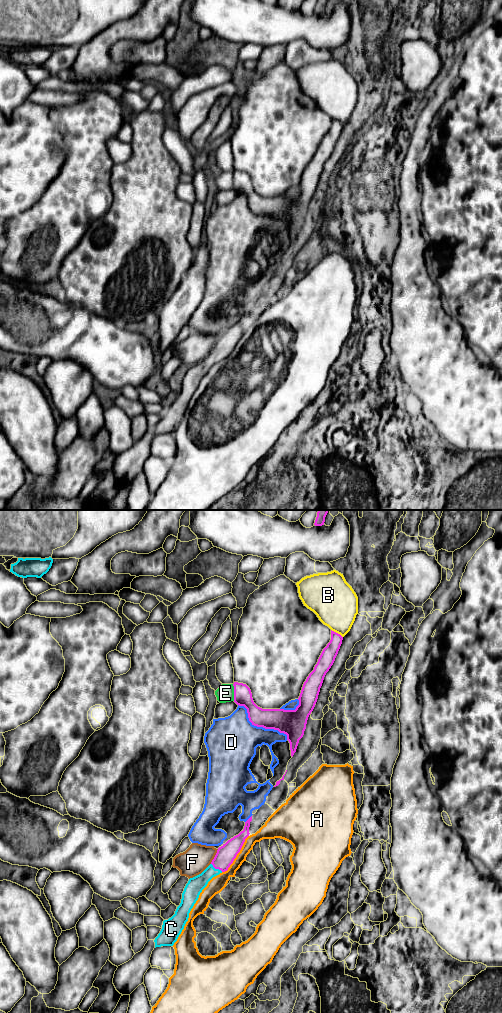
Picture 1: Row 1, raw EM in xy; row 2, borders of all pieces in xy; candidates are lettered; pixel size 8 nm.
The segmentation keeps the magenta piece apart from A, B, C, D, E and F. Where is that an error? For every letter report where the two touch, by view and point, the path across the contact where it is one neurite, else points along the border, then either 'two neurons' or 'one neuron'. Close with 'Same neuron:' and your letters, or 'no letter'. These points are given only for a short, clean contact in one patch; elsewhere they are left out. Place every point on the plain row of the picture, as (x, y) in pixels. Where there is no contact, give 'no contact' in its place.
A: contact xy (236, 343); two neurons
B: contact xy (337, 121); two neurons
C: contact xy (216, 356); way xy (225, 343), (216, 356), (195, 373); one neuron
D: contact xy (260, 214); two neurons
E: contact xy (234, 180); border xy (232, 172), (234, 188); two neurons
F: contact xy (215, 344); two neurons
Same neuron: C

